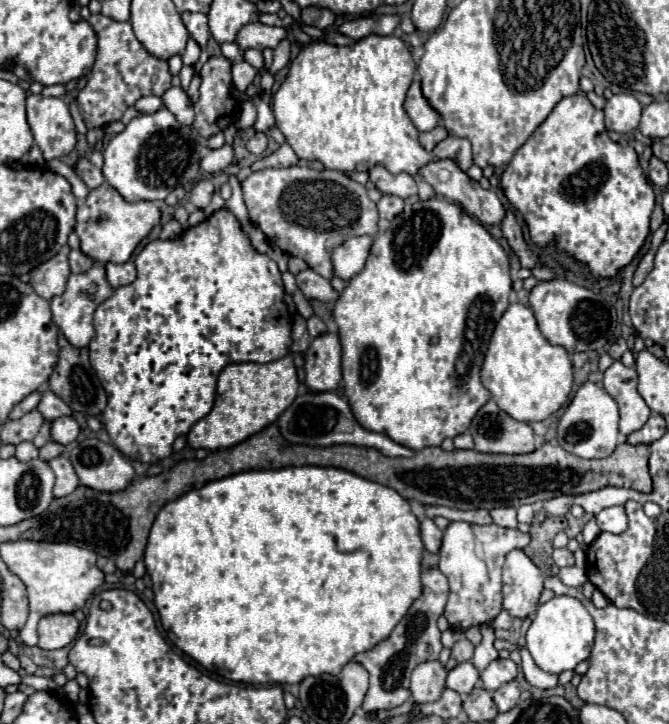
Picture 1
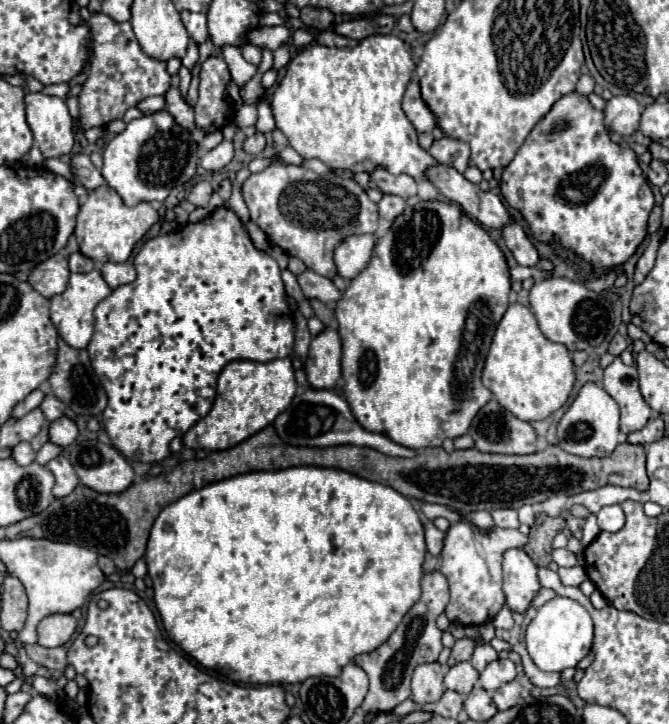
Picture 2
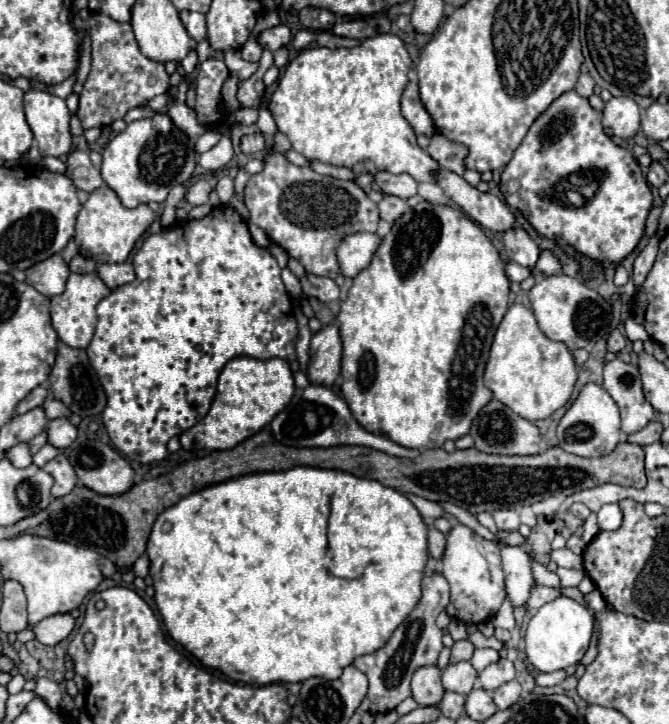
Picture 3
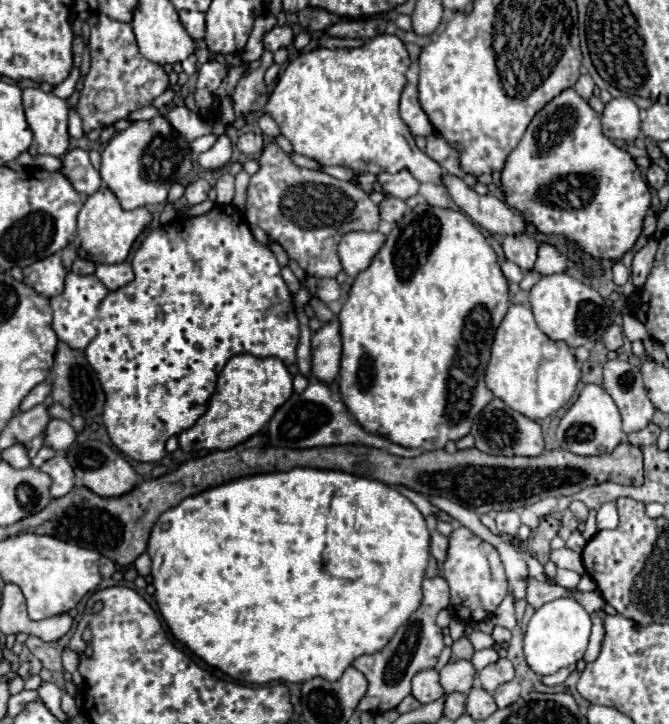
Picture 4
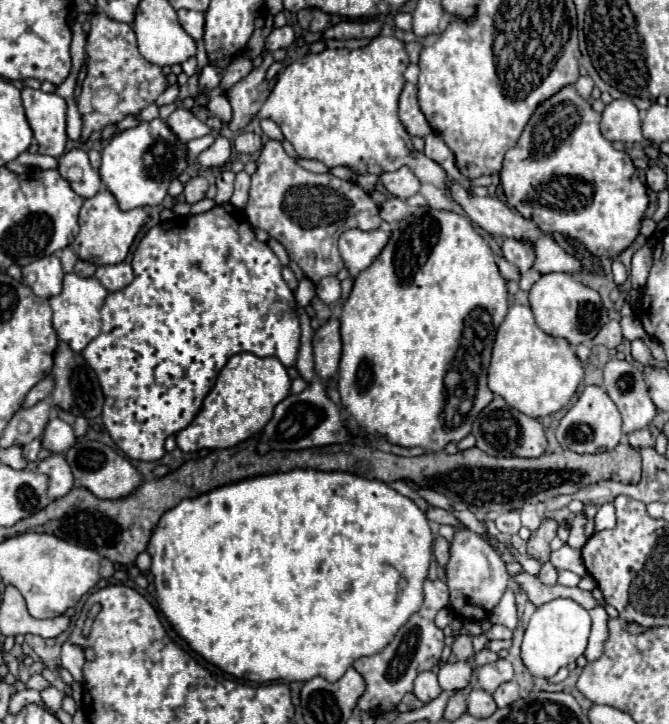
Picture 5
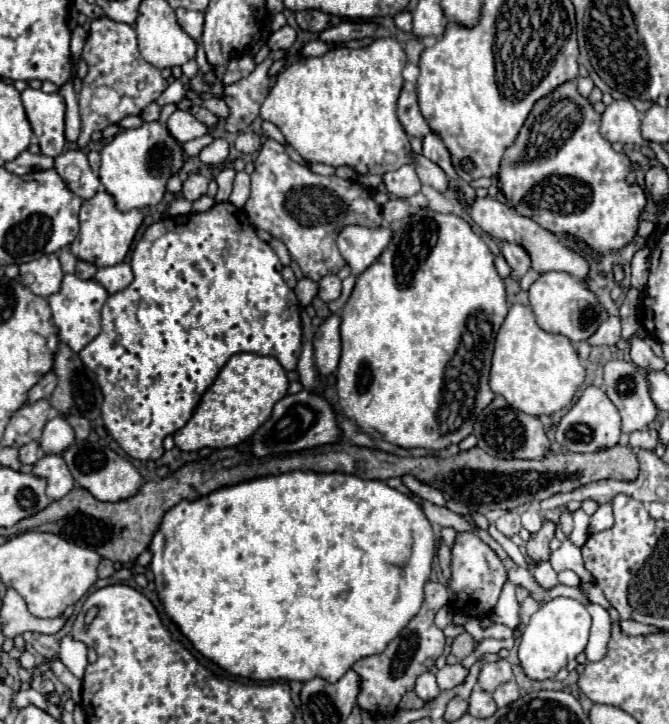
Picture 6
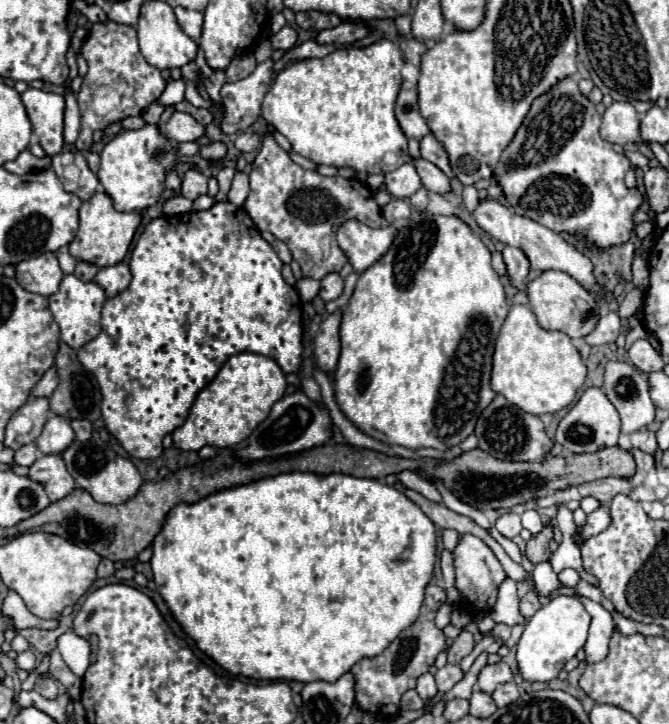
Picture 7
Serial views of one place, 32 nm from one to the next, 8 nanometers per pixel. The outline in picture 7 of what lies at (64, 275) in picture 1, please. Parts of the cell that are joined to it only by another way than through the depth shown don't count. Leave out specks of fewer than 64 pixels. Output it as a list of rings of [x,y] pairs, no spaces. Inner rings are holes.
[[[44,252],[36,258],[28,258],[16,264],[16,280],[22,288],[44,298],[52,296],[62,280],[62,270],[52,252]]]

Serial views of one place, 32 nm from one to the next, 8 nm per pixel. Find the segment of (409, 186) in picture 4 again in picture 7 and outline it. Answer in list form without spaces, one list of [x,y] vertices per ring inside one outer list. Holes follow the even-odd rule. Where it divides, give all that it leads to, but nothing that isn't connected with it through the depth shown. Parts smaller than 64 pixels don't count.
[[[406,162],[400,168],[396,168],[394,172],[386,174],[386,190],[394,198],[410,198],[420,186],[422,186],[422,182],[420,182],[420,176],[412,162]]]

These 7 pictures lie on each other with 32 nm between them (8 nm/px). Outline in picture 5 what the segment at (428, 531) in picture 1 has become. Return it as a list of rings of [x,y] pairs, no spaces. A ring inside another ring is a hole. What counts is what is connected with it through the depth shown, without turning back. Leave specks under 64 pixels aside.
[[[438,536],[436,542],[434,542],[434,556],[436,556],[438,564],[440,564],[442,568],[446,568],[448,560],[450,560],[450,546],[448,546],[448,542],[446,542],[442,536]]]

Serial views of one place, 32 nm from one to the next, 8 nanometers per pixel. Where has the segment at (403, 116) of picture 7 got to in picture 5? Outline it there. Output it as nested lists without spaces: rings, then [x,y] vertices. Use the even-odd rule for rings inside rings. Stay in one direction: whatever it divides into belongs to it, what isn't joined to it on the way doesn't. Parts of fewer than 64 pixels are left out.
[[[406,82],[402,94],[400,94],[400,104],[398,104],[398,116],[404,124],[404,128],[408,130],[410,136],[428,136],[428,132],[432,132],[430,124],[426,122],[424,114],[420,112],[418,106],[418,98],[416,98],[416,86]]]

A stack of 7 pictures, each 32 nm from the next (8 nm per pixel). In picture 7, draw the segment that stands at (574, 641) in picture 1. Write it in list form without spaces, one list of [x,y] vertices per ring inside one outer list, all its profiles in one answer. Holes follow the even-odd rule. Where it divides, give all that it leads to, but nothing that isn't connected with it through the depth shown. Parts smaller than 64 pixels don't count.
[[[556,596],[552,602],[544,604],[526,624],[518,644],[516,644],[516,662],[524,680],[528,682],[550,682],[558,676],[564,664],[576,656],[584,646],[588,636],[590,616],[584,610],[582,602],[572,596]]]

